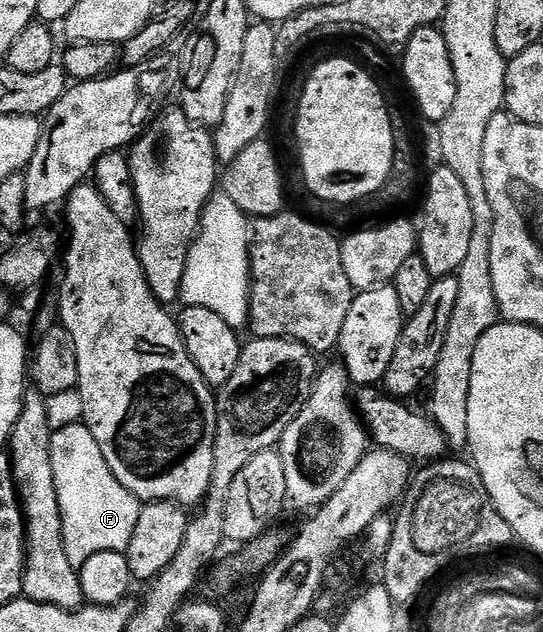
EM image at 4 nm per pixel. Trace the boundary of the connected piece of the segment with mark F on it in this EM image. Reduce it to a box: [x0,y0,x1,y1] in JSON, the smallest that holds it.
[51,421,141,569]

